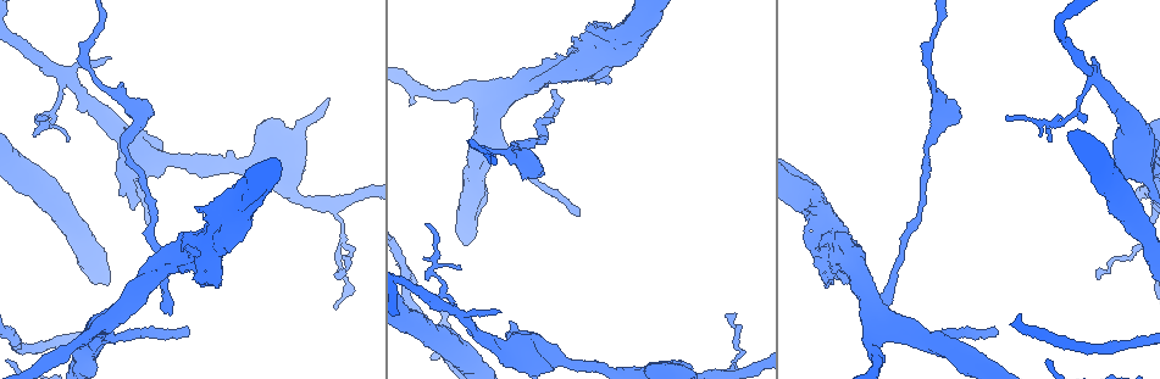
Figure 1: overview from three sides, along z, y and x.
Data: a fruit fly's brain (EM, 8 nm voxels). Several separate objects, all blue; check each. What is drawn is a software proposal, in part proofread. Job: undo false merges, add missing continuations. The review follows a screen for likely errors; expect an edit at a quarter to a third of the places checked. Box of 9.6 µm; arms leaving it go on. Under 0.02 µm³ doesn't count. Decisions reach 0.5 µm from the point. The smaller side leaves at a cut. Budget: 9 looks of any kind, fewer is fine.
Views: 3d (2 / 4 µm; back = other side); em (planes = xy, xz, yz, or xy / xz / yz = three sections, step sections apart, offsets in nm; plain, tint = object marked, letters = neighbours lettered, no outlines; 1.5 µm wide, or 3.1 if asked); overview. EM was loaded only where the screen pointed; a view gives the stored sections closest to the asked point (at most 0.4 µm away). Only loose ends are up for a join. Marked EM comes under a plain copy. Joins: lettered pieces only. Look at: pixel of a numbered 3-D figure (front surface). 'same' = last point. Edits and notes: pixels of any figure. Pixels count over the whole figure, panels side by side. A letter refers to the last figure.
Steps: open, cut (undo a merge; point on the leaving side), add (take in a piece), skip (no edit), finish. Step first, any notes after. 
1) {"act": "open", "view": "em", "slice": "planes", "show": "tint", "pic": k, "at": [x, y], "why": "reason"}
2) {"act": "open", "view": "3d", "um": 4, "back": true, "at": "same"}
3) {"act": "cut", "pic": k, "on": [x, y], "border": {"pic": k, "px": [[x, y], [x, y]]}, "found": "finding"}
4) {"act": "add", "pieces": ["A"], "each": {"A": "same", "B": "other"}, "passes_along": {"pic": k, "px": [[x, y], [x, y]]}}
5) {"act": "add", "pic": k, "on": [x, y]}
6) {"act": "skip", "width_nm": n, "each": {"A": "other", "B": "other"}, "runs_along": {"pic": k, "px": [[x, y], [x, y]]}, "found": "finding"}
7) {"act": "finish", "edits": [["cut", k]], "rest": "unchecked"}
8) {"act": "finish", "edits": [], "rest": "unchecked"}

{"act": "open", "view": "3d", "um": 4, "pic": 1, "at": [580, 215], "why": "end of a long branch"}

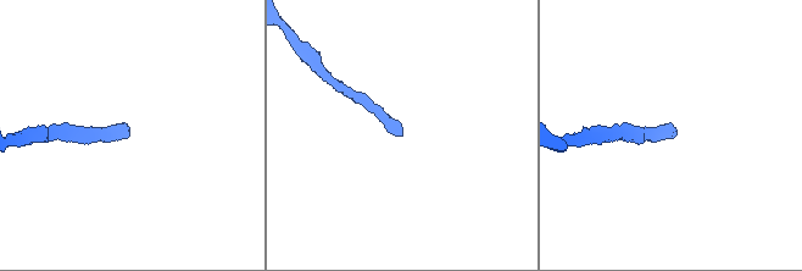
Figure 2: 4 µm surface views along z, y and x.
{"act": "open", "view": "em", "slice": "planes", "show": "letters", "pic": 2, "at": [401, 132], "why": "shape alone is not enough"}

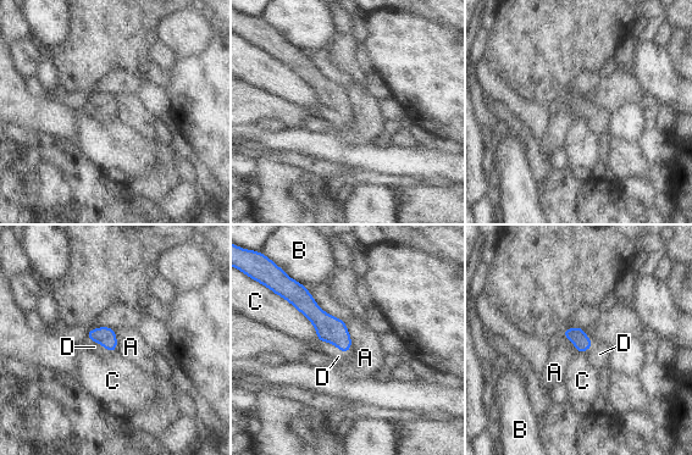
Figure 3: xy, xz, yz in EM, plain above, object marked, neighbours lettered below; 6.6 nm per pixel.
{"act": "add", "pieces": ["D"], "width_nm": 110, "each": {"A": "other", "B": "other", "C": "other", "D": "same"}, "passes_along": {"pic": 3, "px": [[328, 328], [332, 343], [338, 356]]}, "found": "it goes on there"}

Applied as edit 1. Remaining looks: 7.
{"act": "open", "view": "overview", "why": "redraw"}

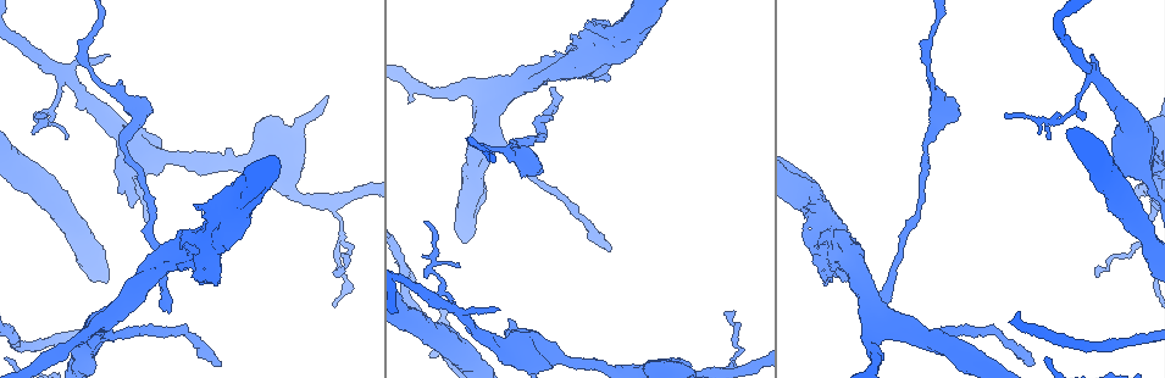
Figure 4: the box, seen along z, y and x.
{"act": "open", "view": "3d", "um": 2, "pic": 4, "at": [553, 89], "why": "thin end"}

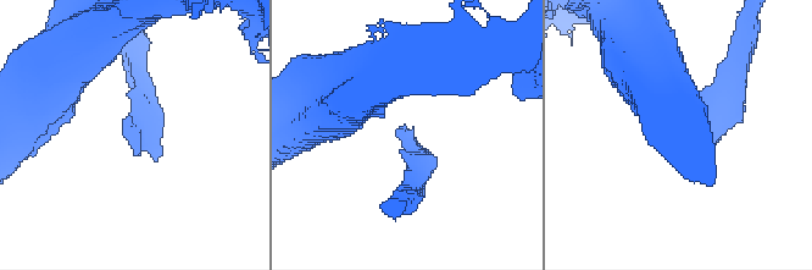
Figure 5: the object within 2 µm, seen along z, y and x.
{"act": "open", "view": "em", "slice": "xz", "step": 4, "show": "letters", "pic": 5, "at": [136, 154], "why": "need the tissue"}

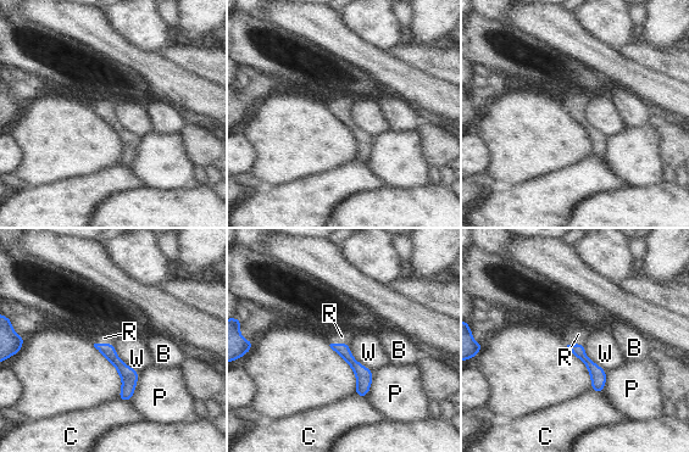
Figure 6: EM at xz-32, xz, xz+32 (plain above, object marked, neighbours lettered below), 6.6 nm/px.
{"act": "open", "view": "em", "slice": "planes", "show": "letters", "at": "same", "why": "another direction"}

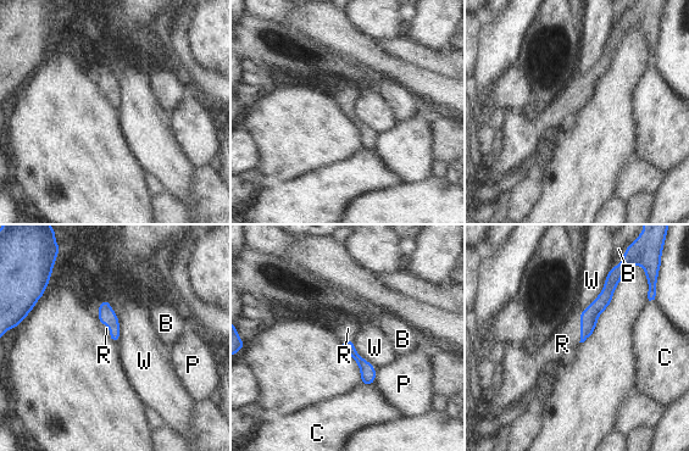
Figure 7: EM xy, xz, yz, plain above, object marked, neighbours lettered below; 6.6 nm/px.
{"act": "add", "pieces": ["R"], "each": {"B": "other", "C": "other", "P": "other", "R": "same", "W": "other"}, "found": "it goes on there"}

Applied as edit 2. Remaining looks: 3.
{"act": "open", "view": "3d", "um": 4, "pic": 4, "at": [1083, 119], "why": "an open end"}

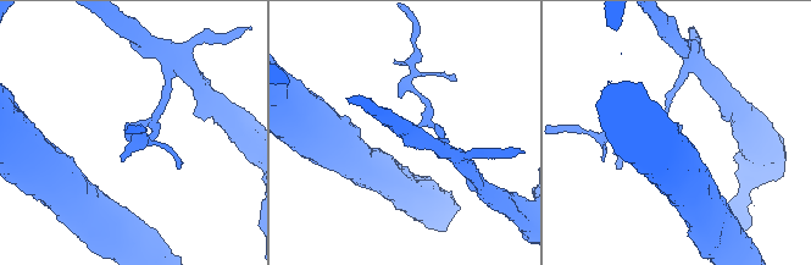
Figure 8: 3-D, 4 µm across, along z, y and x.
{"act": "open", "view": "em", "slice": "xy", "step": 8, "show": "letters", "at": "same"}

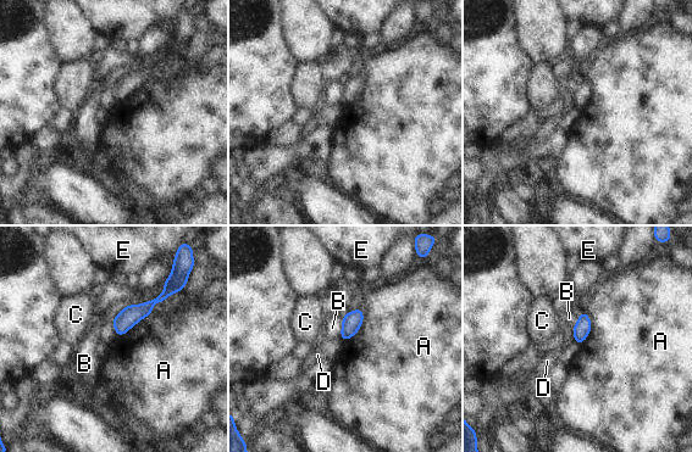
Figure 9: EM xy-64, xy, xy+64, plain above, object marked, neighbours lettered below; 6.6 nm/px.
{"act": "skip", "each": {"A": "other", "B": "other", "C": "other", "D": "other", "E": "other"}, "found": "no lettered piece goes on from it"}

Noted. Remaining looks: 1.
{"act": "finish", "edits": [["add", 3], ["add", 7]], "rest": "unchecked"}

